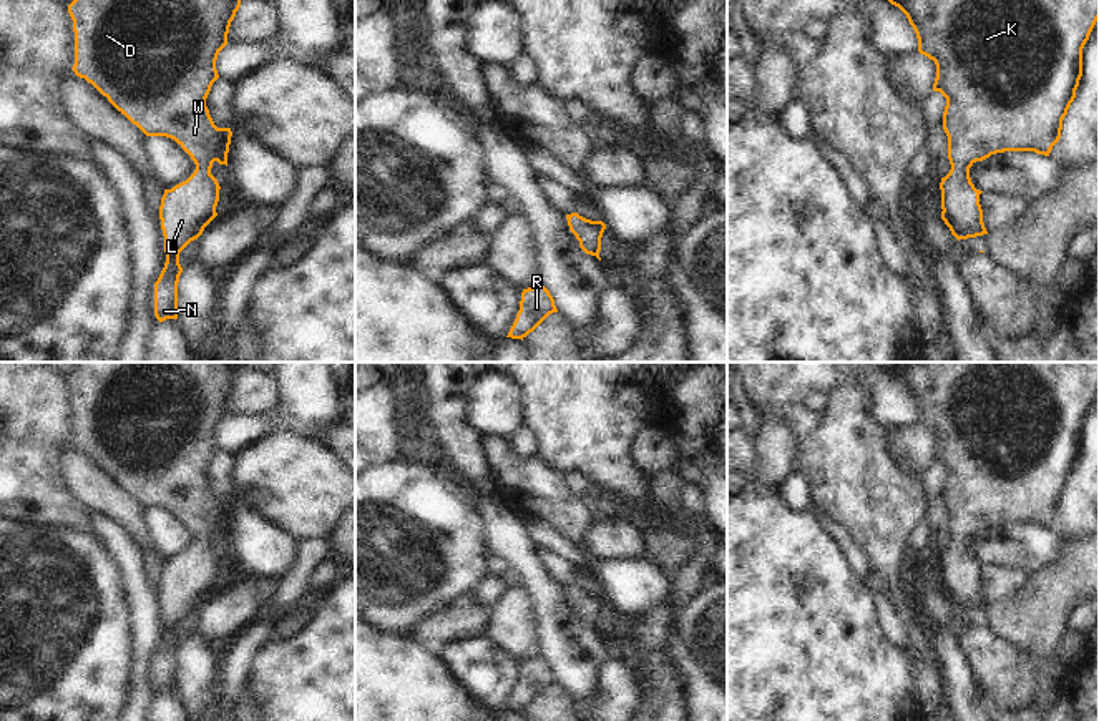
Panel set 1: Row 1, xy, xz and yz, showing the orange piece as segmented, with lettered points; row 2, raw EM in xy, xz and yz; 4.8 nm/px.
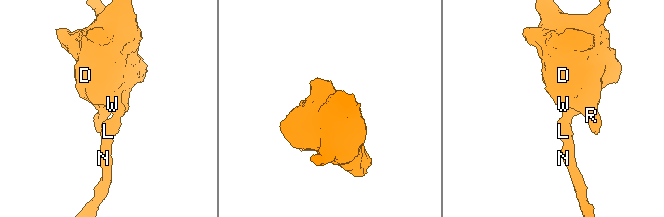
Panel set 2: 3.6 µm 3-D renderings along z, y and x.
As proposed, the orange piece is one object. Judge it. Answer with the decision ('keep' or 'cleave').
keep

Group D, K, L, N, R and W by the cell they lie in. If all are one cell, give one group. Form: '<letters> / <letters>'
D K L N R W

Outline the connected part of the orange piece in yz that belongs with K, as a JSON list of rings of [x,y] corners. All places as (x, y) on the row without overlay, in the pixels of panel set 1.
[[[890,362],[885,369],[908,390],[918,424],[936,437],[933,464],[946,470],[943,502],[950,545],[941,550],[941,591],[960,611],[988,606],[970,540],[996,525],[1034,523],[1049,528],[1082,449],[1082,420],[1099,392],[1099,362]]]

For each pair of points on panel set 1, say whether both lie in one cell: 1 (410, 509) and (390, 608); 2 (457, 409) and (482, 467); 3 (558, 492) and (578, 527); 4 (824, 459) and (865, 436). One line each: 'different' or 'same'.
1: same
2: same
3: same
4: same

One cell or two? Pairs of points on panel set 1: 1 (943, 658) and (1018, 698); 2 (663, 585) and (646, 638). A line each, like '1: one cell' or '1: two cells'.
1: two cells
2: two cells

